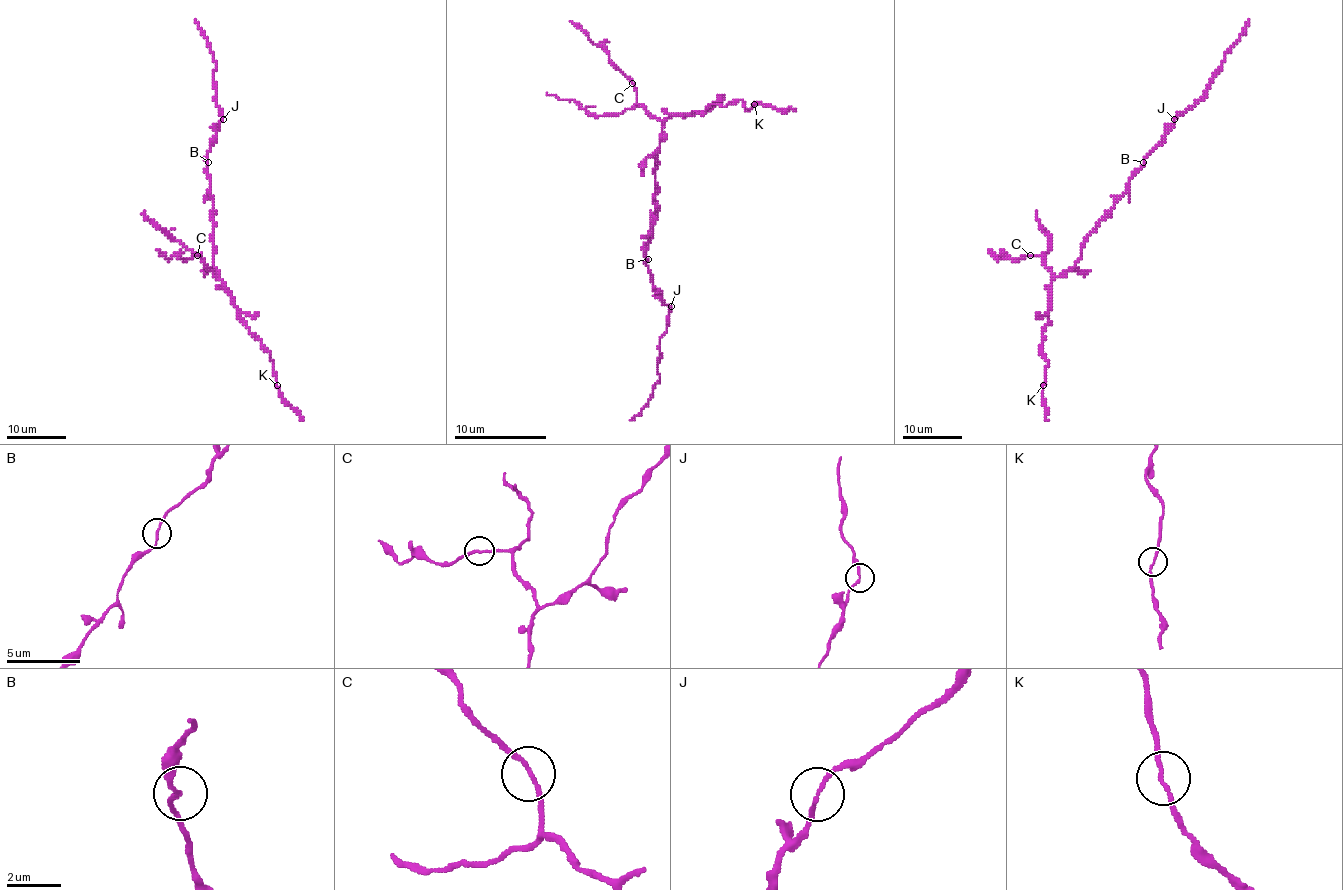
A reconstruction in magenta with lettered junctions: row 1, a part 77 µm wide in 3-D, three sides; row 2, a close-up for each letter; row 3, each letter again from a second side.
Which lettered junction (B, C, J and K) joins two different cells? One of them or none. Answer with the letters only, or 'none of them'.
none of them

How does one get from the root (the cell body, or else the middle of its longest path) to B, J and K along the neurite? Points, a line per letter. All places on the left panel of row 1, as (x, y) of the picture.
B: (212, 216), (214, 200), (206, 174), (208, 162)
J: (212, 216), (214, 200), (206, 174), (206, 155), (223, 119)
K: (212, 216), (217, 277), (238, 309), (238, 318), (269, 352), (277, 385)

